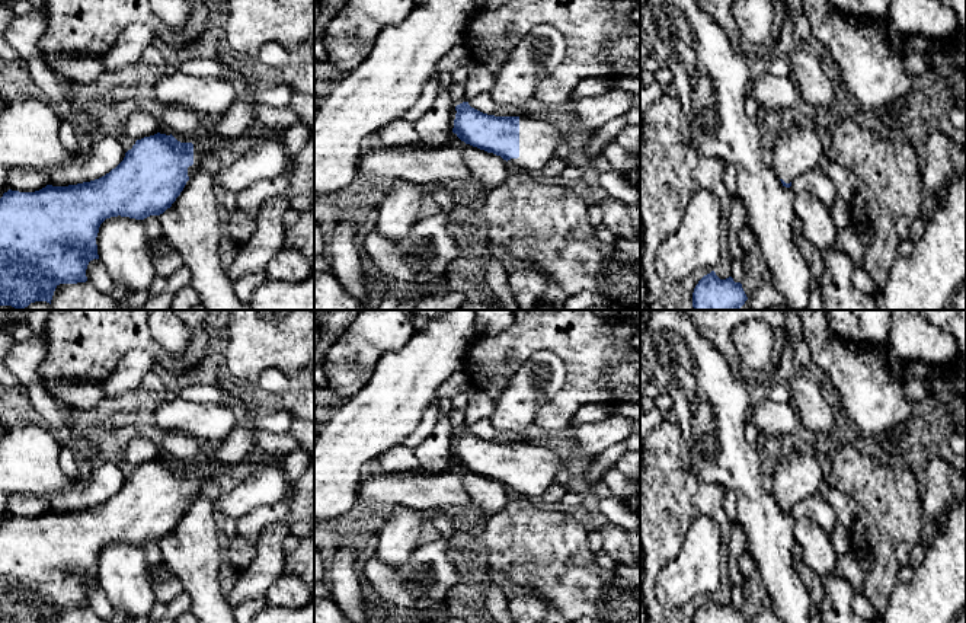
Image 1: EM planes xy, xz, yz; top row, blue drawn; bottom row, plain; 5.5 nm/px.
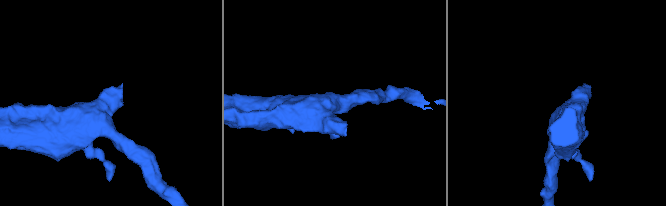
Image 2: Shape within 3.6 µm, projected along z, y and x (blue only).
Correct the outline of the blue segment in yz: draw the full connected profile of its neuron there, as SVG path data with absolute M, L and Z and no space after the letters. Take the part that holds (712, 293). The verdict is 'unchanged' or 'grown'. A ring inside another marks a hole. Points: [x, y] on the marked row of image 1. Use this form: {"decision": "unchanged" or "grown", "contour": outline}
{"decision": "unchanged", "contour": "M714 271L704 275L694 288L694 310L739 310L748 300L742 284L732 277L720 279Z"}

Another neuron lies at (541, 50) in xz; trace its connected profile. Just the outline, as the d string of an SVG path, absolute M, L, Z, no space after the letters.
M537 25L496 71L490 96L499 105L524 106L537 92L541 77L564 57L564 38L550 25Z

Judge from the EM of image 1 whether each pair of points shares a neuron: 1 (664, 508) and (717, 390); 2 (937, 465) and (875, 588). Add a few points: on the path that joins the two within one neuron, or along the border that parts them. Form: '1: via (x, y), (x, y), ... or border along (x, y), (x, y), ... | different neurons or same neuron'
1: border along (685, 450), (687, 462) | different neurons
2: border along (920, 481), (923, 529) | different neurons

